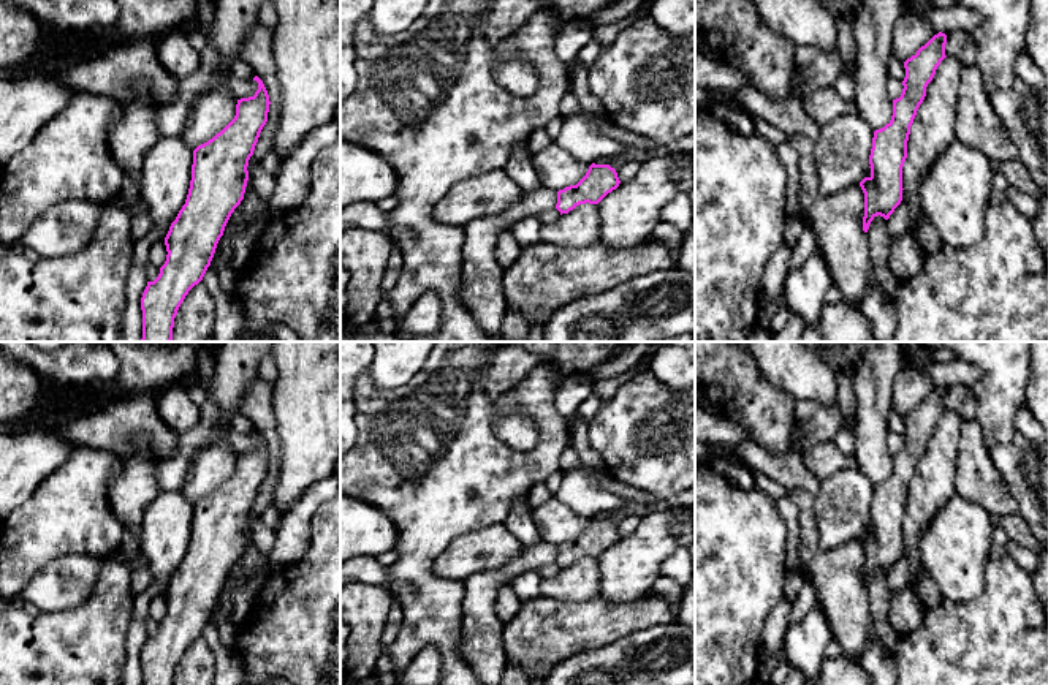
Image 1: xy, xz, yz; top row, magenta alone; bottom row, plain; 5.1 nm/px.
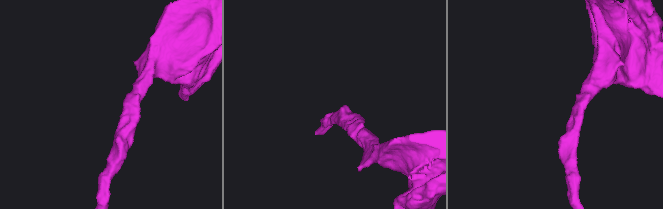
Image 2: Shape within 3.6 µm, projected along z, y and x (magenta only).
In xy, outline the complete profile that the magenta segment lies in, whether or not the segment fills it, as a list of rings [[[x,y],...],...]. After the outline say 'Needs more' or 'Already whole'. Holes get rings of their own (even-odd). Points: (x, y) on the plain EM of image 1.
[[[258,430],[253,435],[258,437],[255,449],[237,454],[234,473],[193,505],[188,549],[165,592],[166,615],[160,622],[158,631],[147,636],[141,652],[142,685],[173,685],[180,658],[188,645],[203,634],[231,568],[244,554],[249,514],[268,476],[271,459],[263,435]]]. Already whole

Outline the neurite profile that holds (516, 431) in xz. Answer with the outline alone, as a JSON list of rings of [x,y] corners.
[[[503,414],[496,419],[494,432],[513,449],[529,451],[538,443],[538,429],[526,414]]]

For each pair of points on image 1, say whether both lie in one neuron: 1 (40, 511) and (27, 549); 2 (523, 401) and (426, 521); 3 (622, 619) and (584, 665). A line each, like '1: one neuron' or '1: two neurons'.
1: one neuron
2: one neuron
3: two neurons

